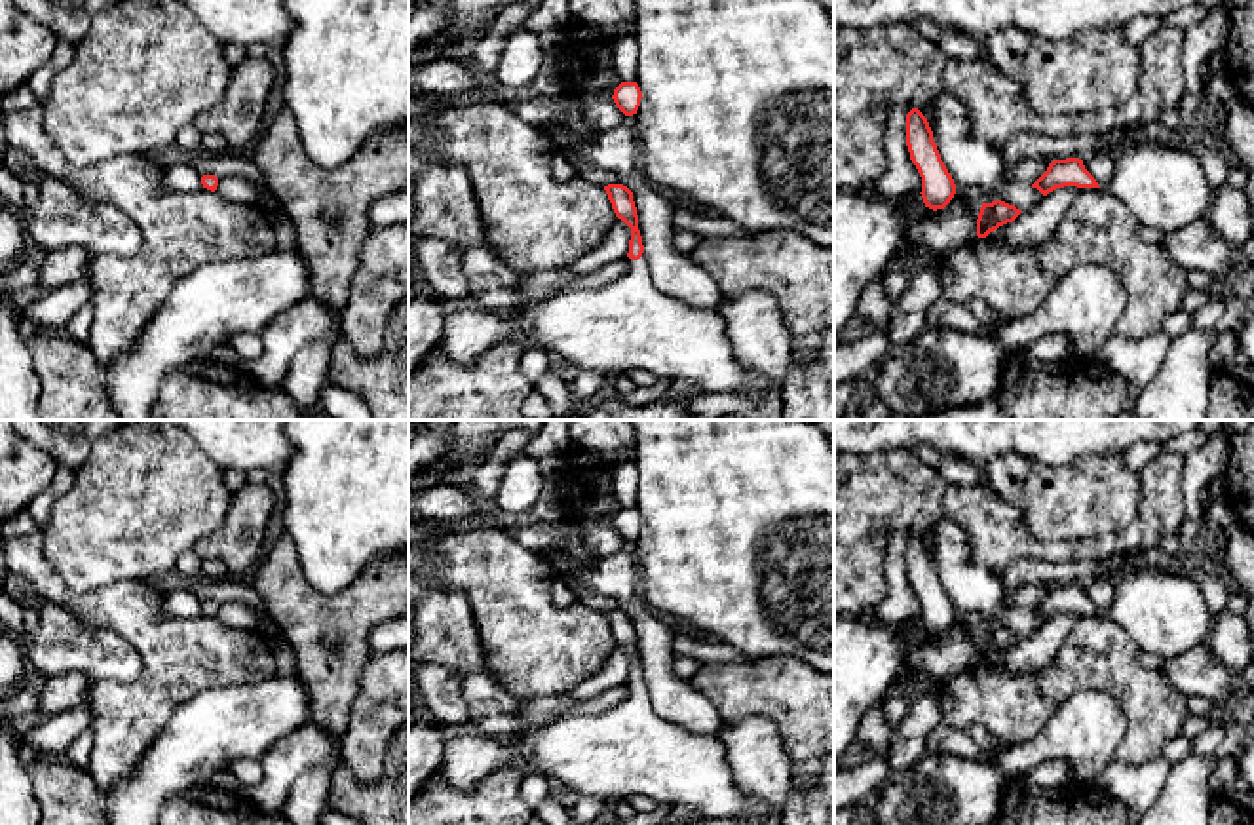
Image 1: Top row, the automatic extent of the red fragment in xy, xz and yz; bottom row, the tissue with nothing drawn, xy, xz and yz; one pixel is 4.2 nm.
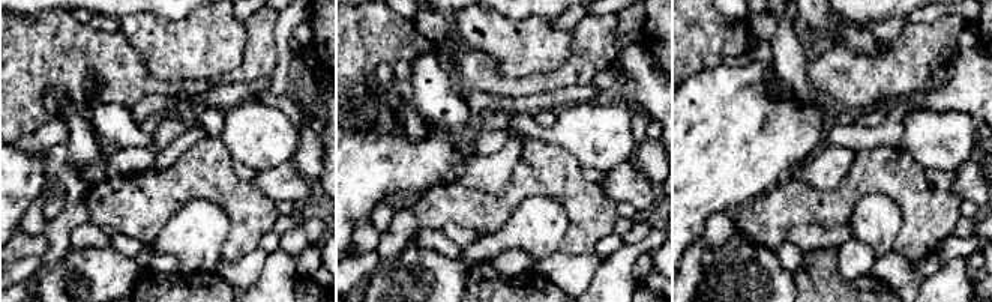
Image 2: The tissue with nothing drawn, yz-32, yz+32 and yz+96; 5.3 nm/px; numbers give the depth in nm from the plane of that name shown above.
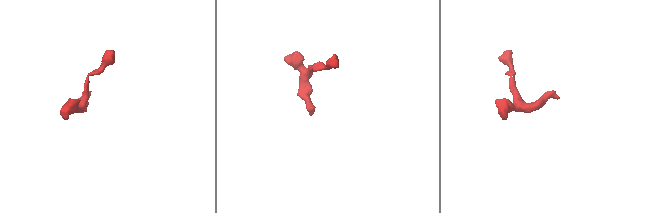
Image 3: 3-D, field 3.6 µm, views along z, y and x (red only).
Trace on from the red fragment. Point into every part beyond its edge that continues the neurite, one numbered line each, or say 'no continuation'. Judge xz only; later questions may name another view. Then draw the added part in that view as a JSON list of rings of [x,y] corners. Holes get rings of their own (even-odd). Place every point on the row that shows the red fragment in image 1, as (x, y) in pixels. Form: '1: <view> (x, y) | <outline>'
1: xz (626, 326) | [[[644,257],[635,260],[625,276],[597,289],[562,289],[543,302],[526,302],[509,314],[496,314],[473,302],[450,304],[439,300],[445,329],[441,348],[458,367],[471,367],[490,348],[505,342],[524,342],[557,354],[580,371],[600,371],[606,376],[646,371],[690,386],[697,393],[739,392],[758,397],[766,382],[739,367],[724,321],[716,312],[695,310],[661,293],[648,274]]]

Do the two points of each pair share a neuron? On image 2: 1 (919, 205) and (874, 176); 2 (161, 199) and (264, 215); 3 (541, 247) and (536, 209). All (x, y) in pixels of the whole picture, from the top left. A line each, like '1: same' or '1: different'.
1: same
2: same
3: same

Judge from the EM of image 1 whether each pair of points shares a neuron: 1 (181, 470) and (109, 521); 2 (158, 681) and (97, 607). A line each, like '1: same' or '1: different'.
1: same
2: same

